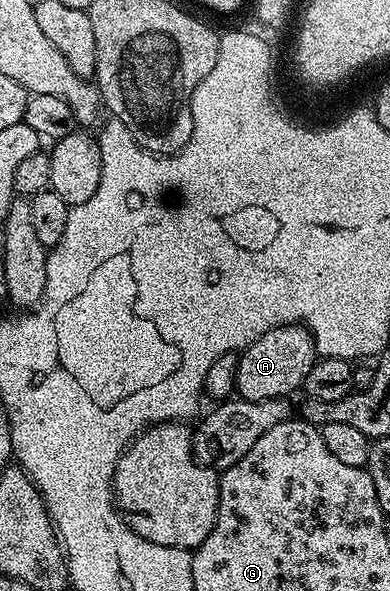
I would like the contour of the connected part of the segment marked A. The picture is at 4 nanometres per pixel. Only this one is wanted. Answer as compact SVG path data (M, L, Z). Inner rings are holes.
M284 325L261 335L255 343L242 349L237 359L235 393L243 400L286 398L295 389L300 390L311 367L317 360L318 351L314 339L304 325Z

